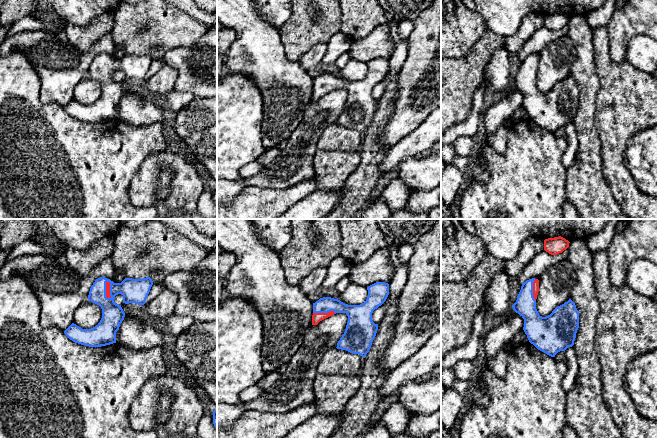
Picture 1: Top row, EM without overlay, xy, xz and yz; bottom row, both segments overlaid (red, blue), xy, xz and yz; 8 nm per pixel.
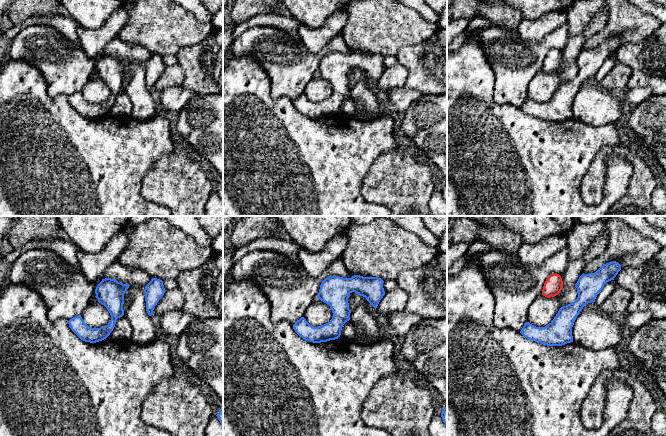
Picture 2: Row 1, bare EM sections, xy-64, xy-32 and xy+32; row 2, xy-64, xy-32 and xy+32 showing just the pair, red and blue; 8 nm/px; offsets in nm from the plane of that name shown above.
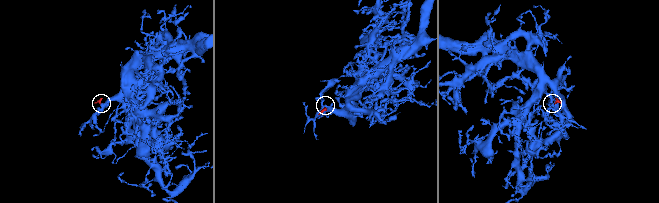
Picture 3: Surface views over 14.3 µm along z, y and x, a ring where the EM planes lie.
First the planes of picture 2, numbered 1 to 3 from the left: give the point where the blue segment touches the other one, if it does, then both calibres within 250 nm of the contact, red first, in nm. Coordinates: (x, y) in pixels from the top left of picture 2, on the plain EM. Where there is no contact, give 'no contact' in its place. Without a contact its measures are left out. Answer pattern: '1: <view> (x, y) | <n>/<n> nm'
1: no contact
2: no contact
3: no contact

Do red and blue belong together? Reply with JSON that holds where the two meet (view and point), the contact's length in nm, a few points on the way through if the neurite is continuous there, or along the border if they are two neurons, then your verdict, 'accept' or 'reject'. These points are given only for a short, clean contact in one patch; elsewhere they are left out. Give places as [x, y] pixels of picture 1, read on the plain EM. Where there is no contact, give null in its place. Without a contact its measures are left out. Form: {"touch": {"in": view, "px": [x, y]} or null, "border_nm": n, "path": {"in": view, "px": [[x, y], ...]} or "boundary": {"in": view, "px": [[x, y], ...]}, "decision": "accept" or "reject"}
{"touch": {"in": "xy", "px": [109, 65]}, "border_nm": 150, "path": {"in": "xy", "px": [[107, 59], [109, 65], [132, 65], [136, 67]]}, "decision": "accept"}

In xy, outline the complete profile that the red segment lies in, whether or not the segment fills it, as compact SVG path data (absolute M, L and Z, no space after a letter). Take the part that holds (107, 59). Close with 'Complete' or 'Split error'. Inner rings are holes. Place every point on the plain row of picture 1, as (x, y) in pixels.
M105 53L96 55L90 64L88 76L101 83L100 98L91 105L82 105L72 99L64 107L65 111L73 118L89 123L116 119L116 108L124 96L125 89L121 81L114 78L115 72L121 70L125 80L144 81L152 61L150 53L125 54L121 59L114 59Z. Split error

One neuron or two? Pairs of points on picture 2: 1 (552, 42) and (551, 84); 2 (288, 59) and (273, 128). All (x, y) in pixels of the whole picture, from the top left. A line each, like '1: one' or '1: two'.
1: two
2: two

